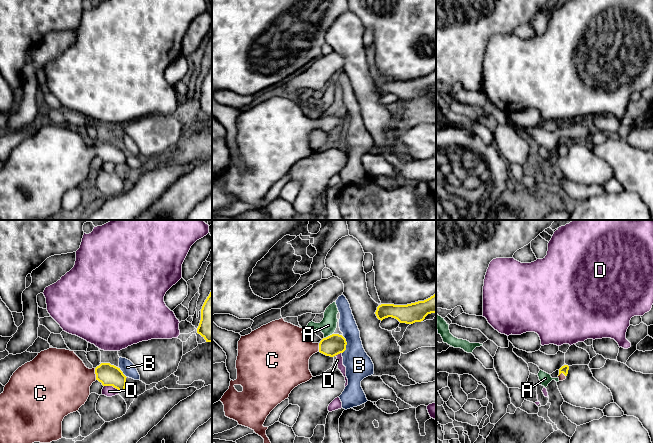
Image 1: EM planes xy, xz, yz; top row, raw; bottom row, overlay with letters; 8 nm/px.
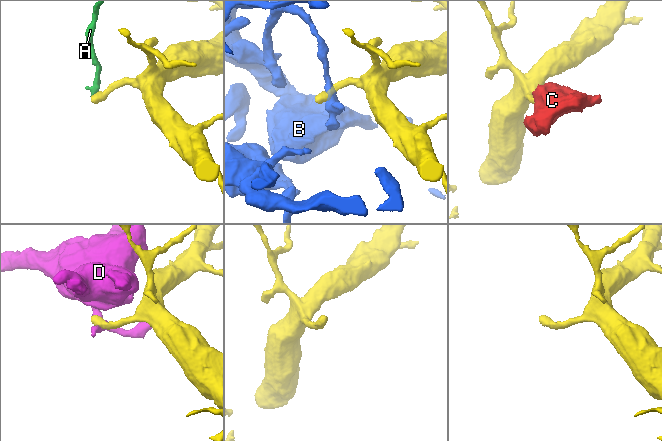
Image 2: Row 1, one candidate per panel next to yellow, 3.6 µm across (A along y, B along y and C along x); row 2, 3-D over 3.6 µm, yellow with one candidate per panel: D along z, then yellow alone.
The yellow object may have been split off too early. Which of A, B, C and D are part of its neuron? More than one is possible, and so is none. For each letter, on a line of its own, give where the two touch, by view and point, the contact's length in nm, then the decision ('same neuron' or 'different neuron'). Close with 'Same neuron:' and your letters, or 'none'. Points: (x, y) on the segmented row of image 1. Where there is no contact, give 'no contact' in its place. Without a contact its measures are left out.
A: xz (328, 336) | 80 nm | different neuron
B: xz (346, 344) | 140 nm | different neuron
C: xy (95, 373) | 100 nm | same neuron
D: xy (112, 385) | 140 nm | different neuron
Same neuron: C

